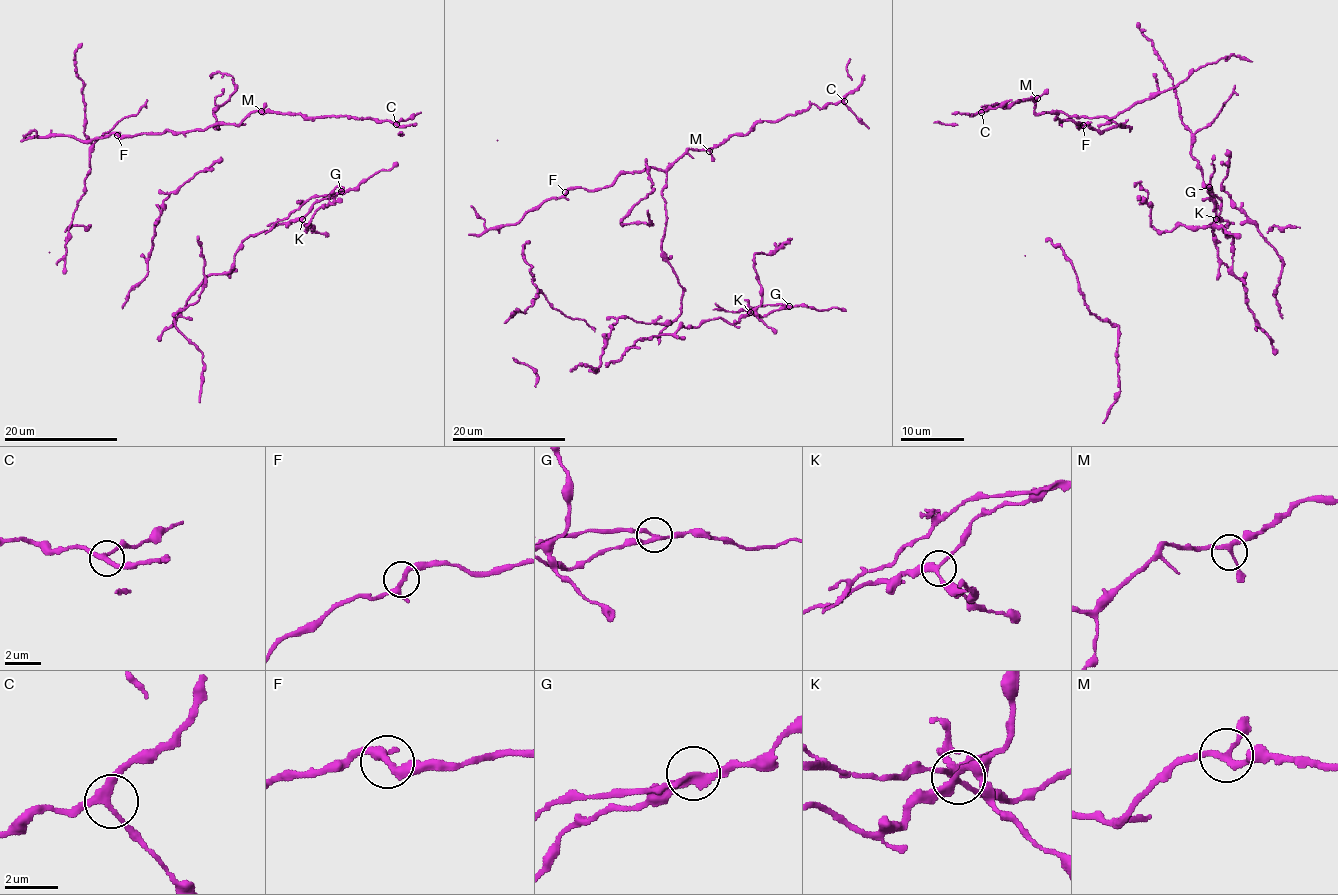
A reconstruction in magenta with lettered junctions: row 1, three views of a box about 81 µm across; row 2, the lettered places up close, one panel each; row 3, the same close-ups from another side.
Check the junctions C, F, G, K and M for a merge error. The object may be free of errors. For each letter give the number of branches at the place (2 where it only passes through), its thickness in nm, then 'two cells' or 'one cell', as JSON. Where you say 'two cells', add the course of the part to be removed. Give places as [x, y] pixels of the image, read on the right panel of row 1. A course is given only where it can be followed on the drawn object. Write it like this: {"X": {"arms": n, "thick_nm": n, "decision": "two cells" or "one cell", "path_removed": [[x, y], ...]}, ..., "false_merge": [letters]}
{"C": {"arms": 3, "thick_nm": 240, "decision": "one cell"}, "F": {"arms": 3, "thick_nm": 240, "decision": "one cell"}, "G": {"arms": 3, "thick_nm": 200, "decision": "two cells", "path_removed": [[1210, 187], [1208, 192], [1216, 214], [1213, 234]]}, "K": {"arms": 3, "thick_nm": 240, "decision": "one cell"}, "M": {"arms": 3, "thick_nm": 200, "decision": "one cell"}, "false_merge": ["G"]}

